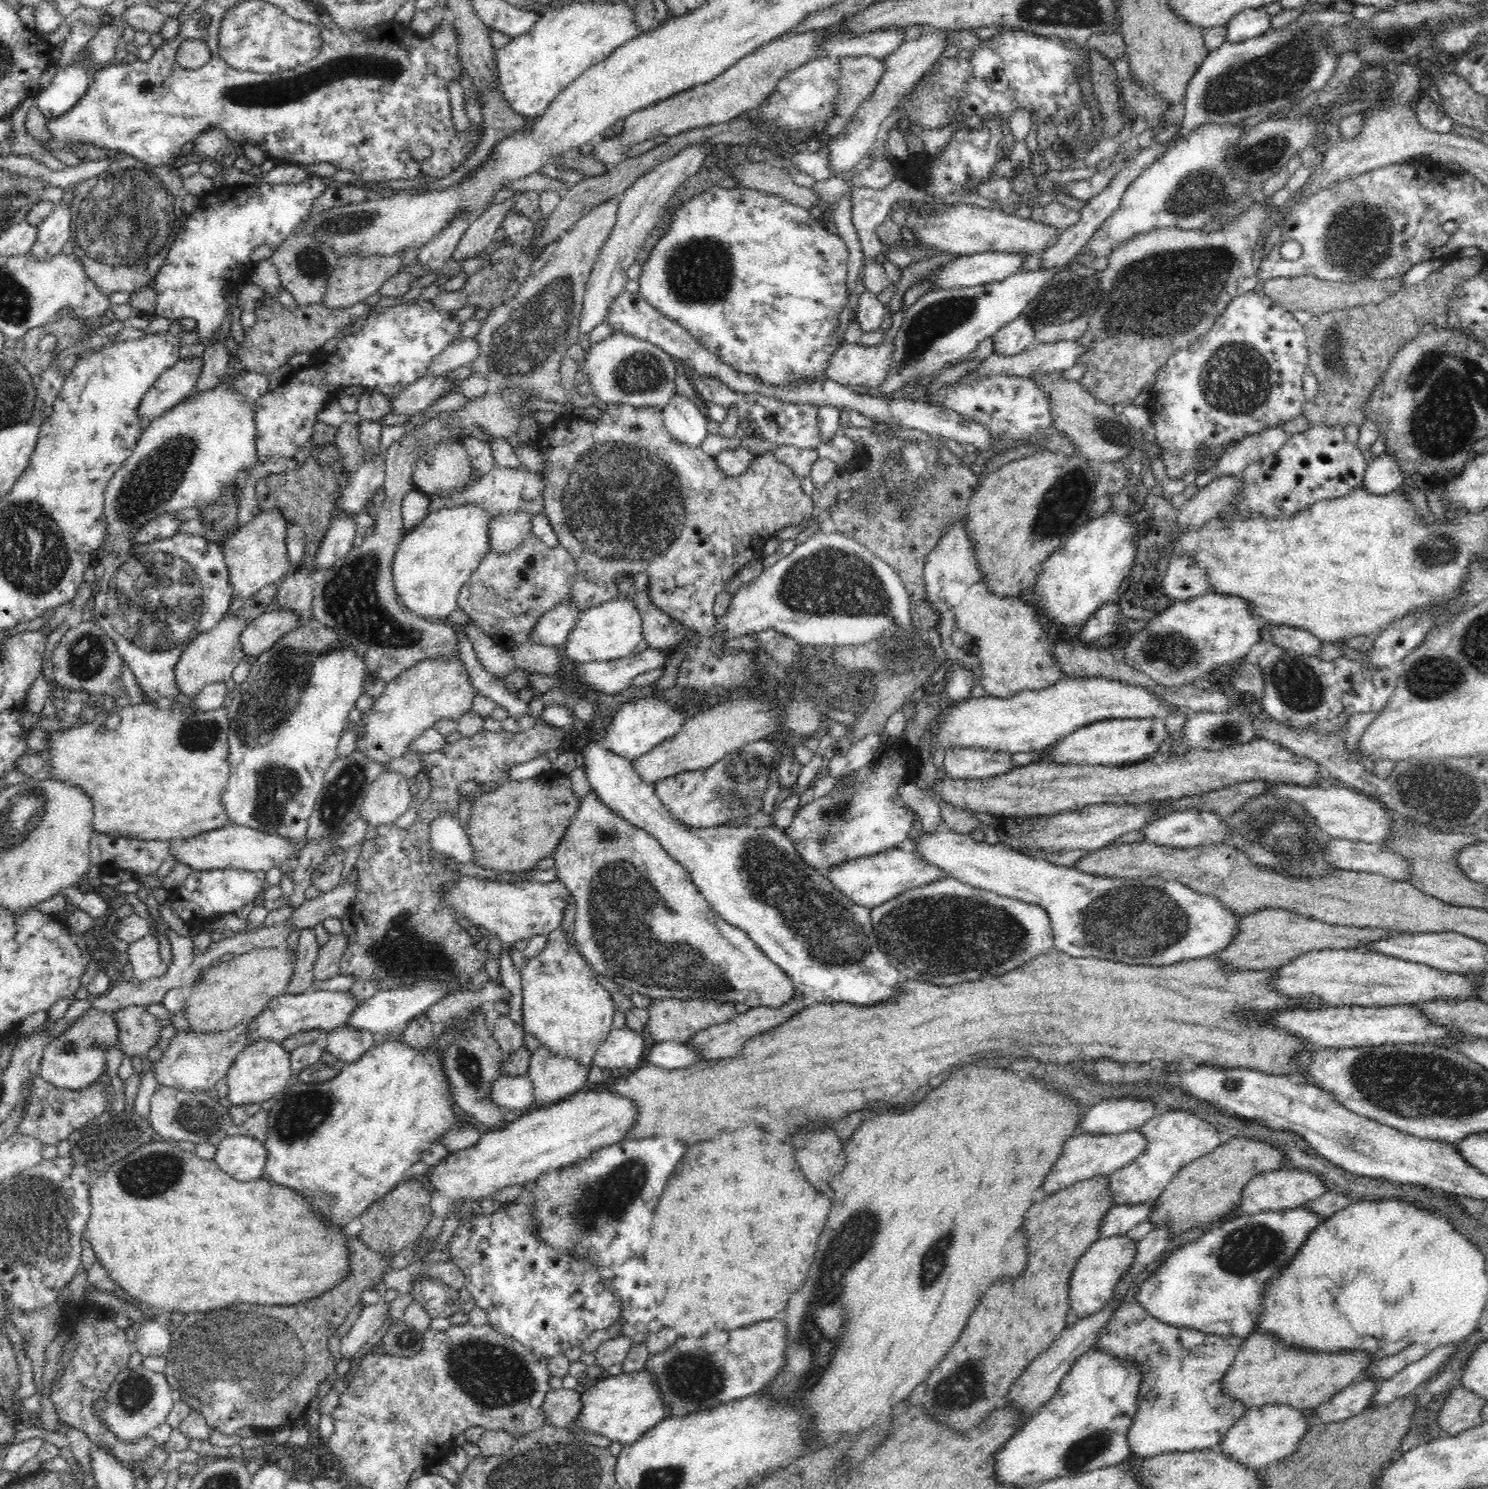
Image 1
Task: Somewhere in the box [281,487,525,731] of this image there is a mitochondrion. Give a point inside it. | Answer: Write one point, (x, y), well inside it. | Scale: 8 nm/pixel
(350, 598)

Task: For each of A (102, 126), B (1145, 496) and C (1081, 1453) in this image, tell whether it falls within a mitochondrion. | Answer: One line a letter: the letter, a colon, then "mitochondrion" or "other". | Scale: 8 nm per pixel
A: other
B: other
C: mitochondrion

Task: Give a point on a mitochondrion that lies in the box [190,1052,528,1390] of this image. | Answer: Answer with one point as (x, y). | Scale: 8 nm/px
(302, 1113)

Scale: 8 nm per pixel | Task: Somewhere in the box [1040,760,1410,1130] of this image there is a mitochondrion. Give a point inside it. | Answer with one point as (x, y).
(1138, 923)

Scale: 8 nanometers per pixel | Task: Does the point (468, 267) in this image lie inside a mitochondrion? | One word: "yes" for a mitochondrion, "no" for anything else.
no

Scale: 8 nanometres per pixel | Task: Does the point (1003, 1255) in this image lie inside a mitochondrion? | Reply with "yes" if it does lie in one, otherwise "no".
no

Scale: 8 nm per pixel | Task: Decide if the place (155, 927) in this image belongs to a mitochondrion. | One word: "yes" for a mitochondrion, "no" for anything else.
no

